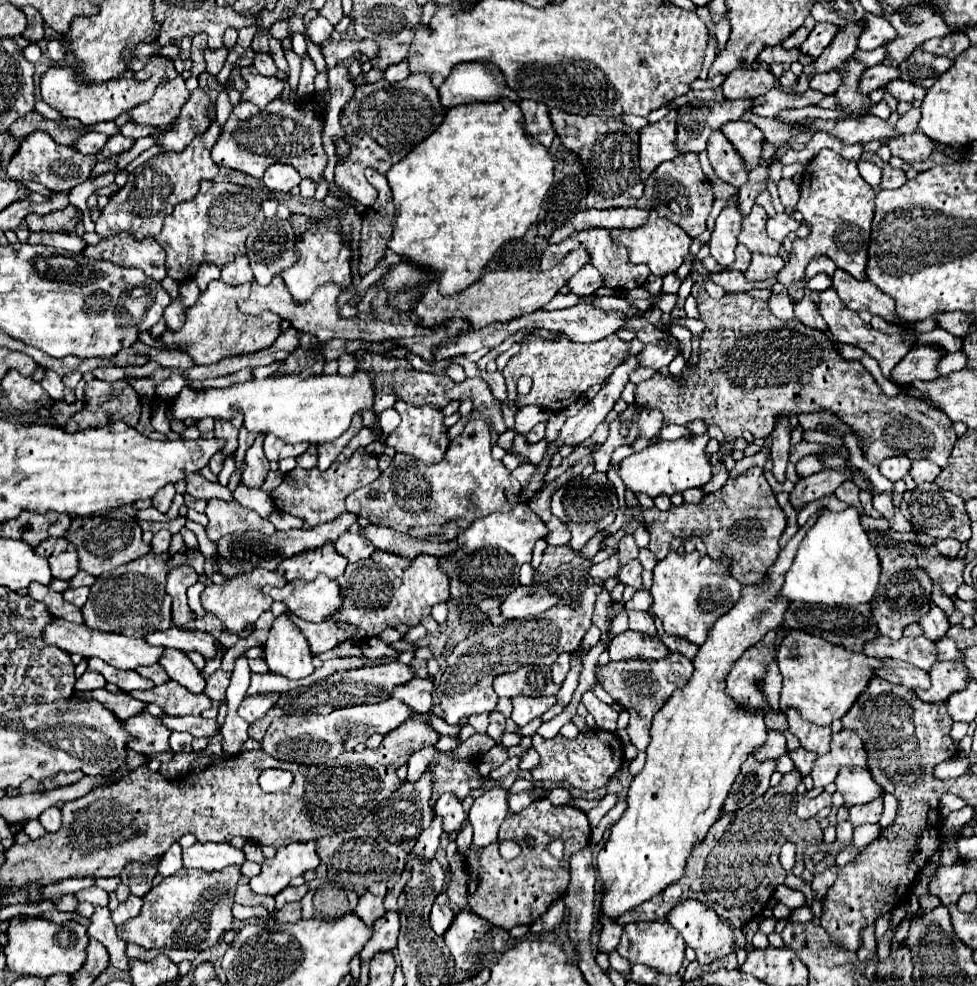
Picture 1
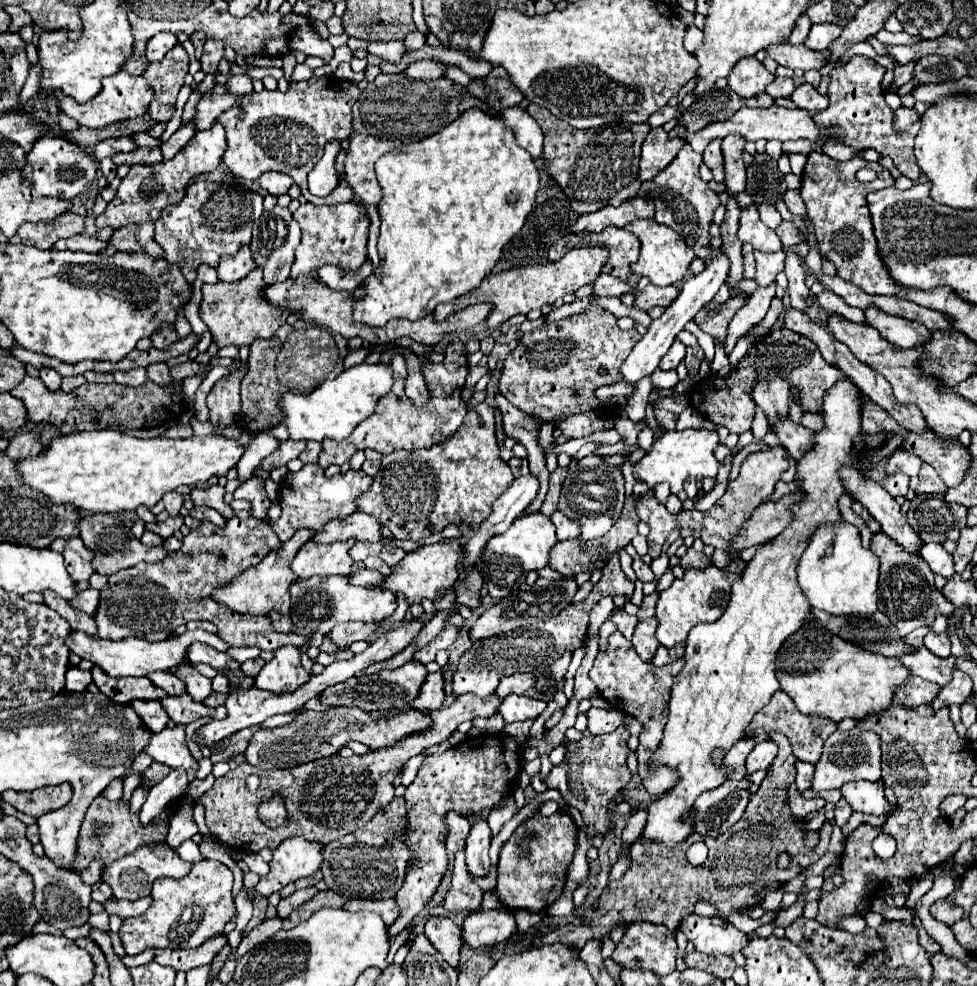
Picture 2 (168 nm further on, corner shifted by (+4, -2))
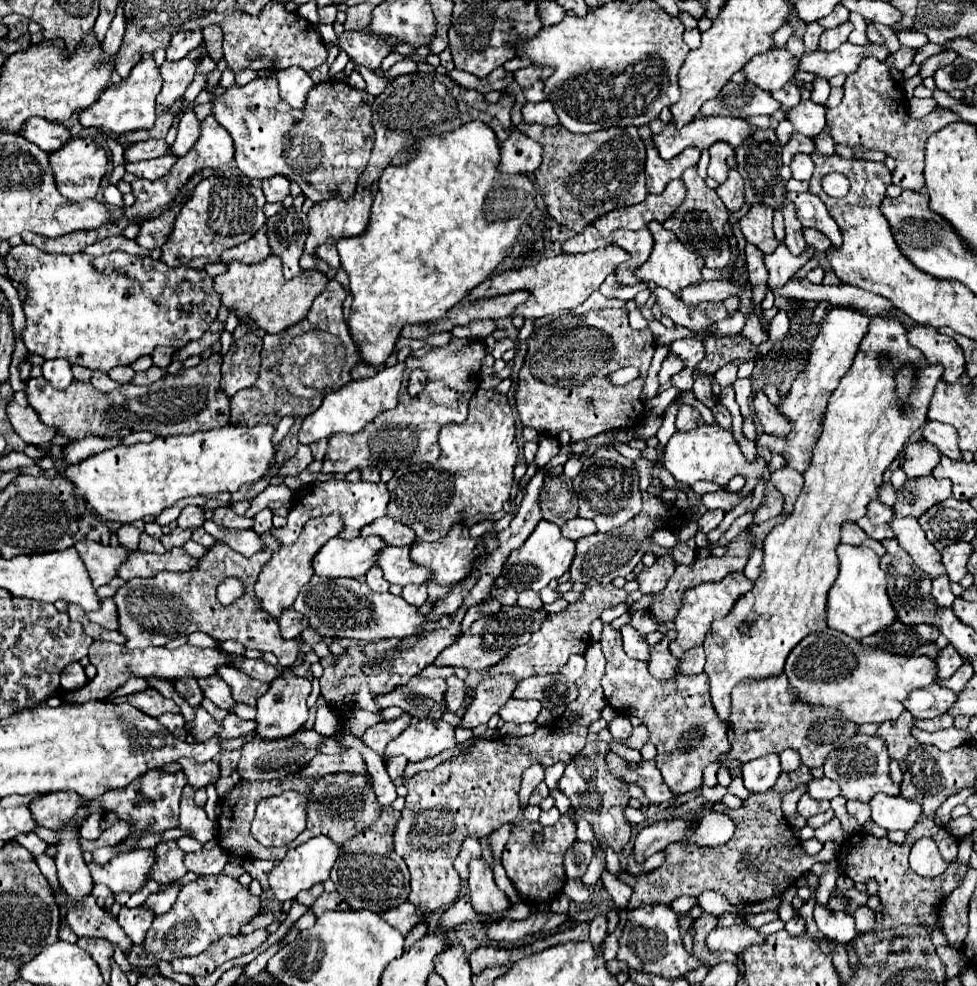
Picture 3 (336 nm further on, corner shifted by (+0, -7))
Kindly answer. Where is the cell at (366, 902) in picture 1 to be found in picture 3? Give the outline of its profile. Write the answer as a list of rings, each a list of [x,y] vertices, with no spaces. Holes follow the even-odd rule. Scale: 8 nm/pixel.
[[[404,903],[392,911],[386,911],[382,915],[384,921],[388,921],[392,927],[396,927],[402,935],[408,935],[418,923],[422,923],[424,919],[416,913],[416,905],[412,903]]]

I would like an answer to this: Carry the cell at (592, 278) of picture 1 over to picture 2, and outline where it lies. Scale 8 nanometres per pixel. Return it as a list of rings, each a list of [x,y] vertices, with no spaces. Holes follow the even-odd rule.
[[[604,272],[590,286],[592,286],[592,296],[622,296],[632,290],[632,286],[628,286],[622,280],[608,276]]]

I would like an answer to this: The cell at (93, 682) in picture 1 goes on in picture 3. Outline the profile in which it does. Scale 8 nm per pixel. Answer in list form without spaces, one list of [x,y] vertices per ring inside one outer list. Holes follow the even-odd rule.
[[[70,663],[64,667],[62,675],[60,675],[60,685],[66,689],[66,691],[76,691],[84,685],[86,681],[86,673],[84,673],[84,667],[80,663]]]

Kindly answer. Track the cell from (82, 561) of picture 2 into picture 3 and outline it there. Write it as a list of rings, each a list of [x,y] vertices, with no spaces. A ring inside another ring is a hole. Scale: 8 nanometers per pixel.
[[[80,541],[74,547],[80,553],[84,565],[88,567],[90,579],[96,589],[102,585],[108,585],[116,577],[118,567],[128,559],[128,553],[130,553],[122,545],[104,547],[92,541]]]

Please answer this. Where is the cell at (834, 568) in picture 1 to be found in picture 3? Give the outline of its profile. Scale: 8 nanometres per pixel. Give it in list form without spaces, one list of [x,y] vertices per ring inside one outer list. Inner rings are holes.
[[[842,543],[838,547],[838,559],[840,575],[834,581],[826,603],[828,627],[846,633],[852,639],[864,639],[868,635],[890,629],[898,617],[886,593],[886,573],[880,569],[880,557],[866,547],[852,547]]]

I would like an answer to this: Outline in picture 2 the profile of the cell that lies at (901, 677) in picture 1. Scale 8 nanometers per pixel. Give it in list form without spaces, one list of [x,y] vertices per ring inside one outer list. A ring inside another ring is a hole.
[[[910,676],[902,686],[898,686],[894,698],[898,704],[904,704],[904,706],[920,706],[920,704],[930,704],[932,698],[936,698],[938,690],[940,688],[936,684]]]

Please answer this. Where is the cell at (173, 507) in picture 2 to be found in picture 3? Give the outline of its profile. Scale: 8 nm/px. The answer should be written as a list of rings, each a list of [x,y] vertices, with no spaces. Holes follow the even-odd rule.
[[[186,507],[178,517],[178,525],[182,529],[198,529],[204,525],[204,511],[200,507]]]

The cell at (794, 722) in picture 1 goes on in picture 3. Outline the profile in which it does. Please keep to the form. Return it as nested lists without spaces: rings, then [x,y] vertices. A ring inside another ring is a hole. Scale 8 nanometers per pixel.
[[[784,673],[766,679],[744,679],[732,689],[732,711],[728,721],[728,741],[732,743],[732,751],[722,755],[720,761],[752,761],[768,753],[796,749],[800,753],[800,761],[812,769],[822,767],[828,753],[854,735],[856,723],[848,721],[838,709],[826,709],[822,705],[802,701]]]

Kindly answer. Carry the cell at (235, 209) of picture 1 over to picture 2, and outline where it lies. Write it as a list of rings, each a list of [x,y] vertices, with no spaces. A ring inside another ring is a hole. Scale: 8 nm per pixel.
[[[196,180],[186,188],[186,196],[180,204],[166,206],[162,216],[154,222],[154,240],[164,250],[164,260],[176,264],[186,282],[194,282],[196,268],[200,264],[218,266],[222,254],[238,254],[238,250],[250,242],[252,222],[262,216],[262,196],[240,184]]]

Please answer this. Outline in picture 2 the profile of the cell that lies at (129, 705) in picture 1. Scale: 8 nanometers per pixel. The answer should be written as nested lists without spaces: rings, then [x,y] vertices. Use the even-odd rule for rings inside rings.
[[[134,700],[134,702],[130,702],[130,708],[134,708],[134,712],[138,712],[144,726],[148,726],[152,732],[160,732],[168,722],[168,714],[164,714],[164,708],[158,702]]]

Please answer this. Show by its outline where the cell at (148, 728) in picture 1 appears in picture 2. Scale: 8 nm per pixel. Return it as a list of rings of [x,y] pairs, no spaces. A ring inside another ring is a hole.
[[[176,724],[174,728],[164,728],[162,732],[152,732],[144,752],[170,768],[196,768],[196,762],[190,756],[190,750],[184,742],[184,726]]]

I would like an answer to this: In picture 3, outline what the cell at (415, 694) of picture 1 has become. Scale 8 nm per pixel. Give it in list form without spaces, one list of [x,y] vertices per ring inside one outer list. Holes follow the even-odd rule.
[[[448,677],[446,679],[448,683],[448,691],[446,691],[446,705],[448,705],[448,711],[458,711],[464,703],[464,697],[466,697],[466,685],[464,681],[460,681],[458,677]]]

